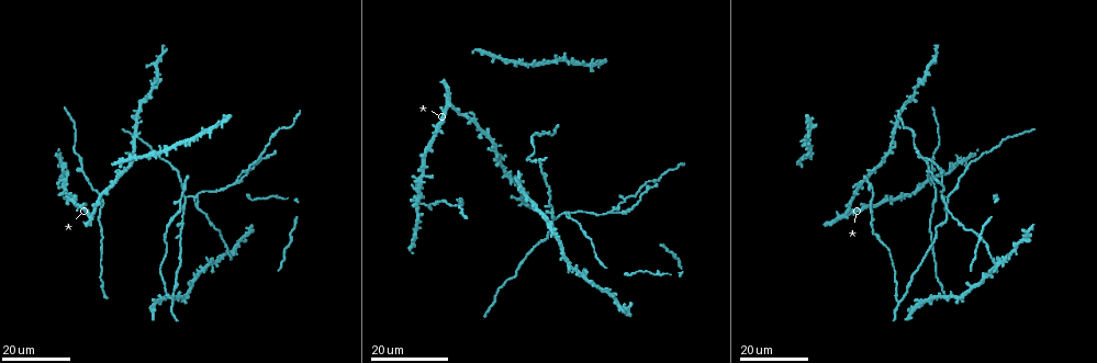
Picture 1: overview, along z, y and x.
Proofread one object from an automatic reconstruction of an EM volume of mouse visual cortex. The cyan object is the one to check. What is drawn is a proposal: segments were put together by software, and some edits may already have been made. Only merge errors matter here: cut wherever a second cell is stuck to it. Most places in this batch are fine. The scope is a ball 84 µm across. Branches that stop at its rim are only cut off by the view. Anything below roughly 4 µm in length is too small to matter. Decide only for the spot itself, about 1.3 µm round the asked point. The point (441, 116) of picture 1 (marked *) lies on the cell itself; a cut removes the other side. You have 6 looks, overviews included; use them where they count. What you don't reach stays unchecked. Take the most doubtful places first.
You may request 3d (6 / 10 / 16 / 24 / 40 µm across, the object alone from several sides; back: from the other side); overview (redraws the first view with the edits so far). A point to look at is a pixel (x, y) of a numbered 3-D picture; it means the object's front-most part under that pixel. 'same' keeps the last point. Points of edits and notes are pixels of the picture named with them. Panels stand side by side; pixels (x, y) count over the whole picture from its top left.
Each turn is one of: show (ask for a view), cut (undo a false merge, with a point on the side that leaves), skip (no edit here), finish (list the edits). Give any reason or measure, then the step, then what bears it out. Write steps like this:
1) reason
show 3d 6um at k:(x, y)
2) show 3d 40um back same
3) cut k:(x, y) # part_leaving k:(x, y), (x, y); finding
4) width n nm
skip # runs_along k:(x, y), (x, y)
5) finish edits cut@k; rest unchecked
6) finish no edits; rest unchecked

branch point
show 3d 16um at 1:(83, 172)

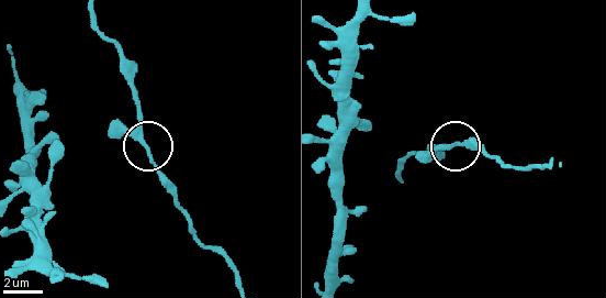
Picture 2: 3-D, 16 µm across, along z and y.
show 3d 6um at 2:(445, 147)

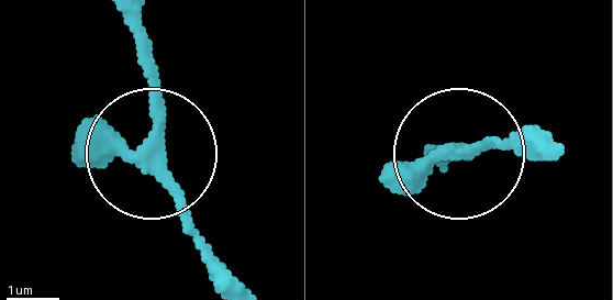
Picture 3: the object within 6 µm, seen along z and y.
side_arm 23 um
skip # continuous, no second cell

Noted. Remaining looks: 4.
branch point
show 3d 16um at 1:(947, 199)

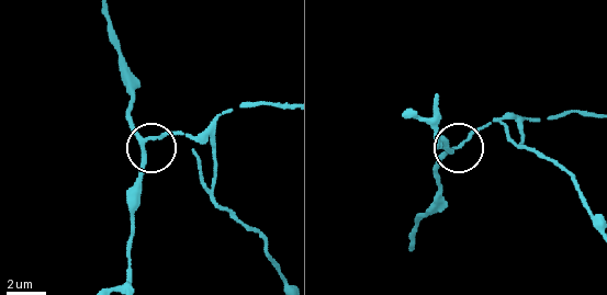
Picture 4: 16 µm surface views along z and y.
closer look
show 3d 10um at 4:(142, 140)

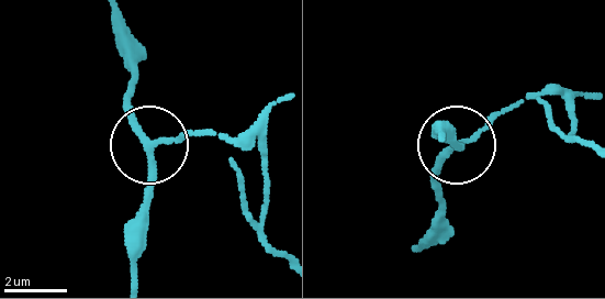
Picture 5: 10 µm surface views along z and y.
skip # runs_along 5:(131, 274), (146, 140), (125, 95); continuous, no second cell

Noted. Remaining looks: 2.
show 3d 24um at 1:(541, 165)

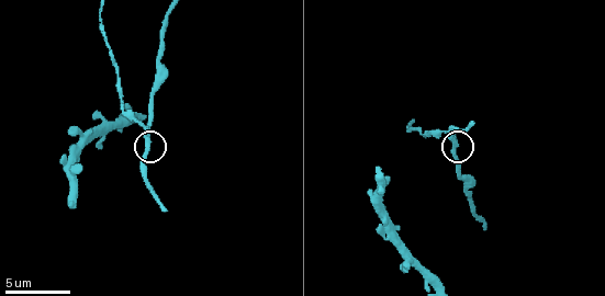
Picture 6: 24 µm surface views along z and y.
show 3d 6um at 6:(147, 138)

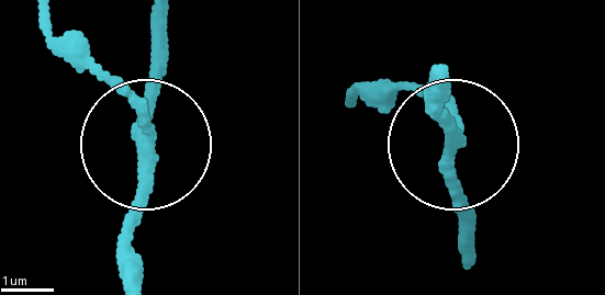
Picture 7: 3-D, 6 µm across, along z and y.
width 200 nm
skip # continuous, no second cell

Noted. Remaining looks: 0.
finish no edits; rest unchecked

